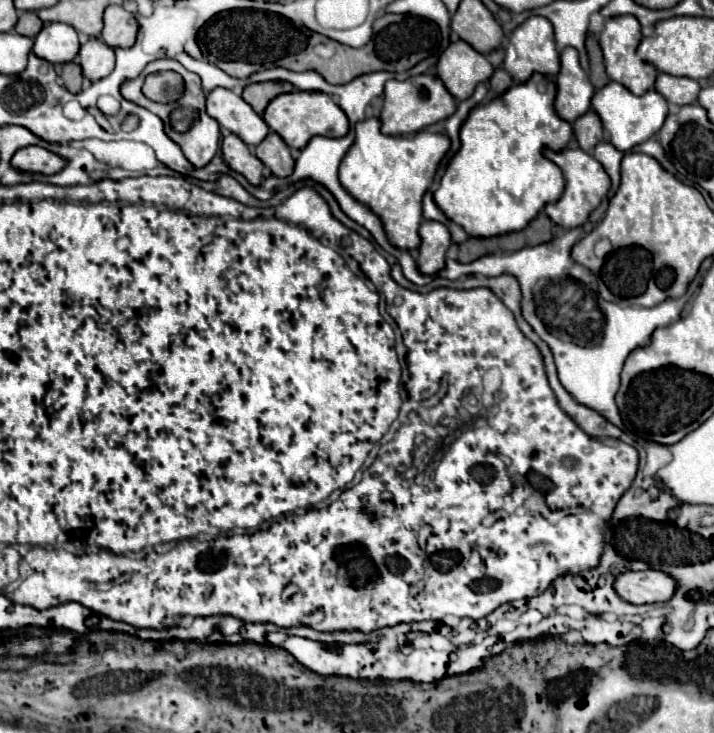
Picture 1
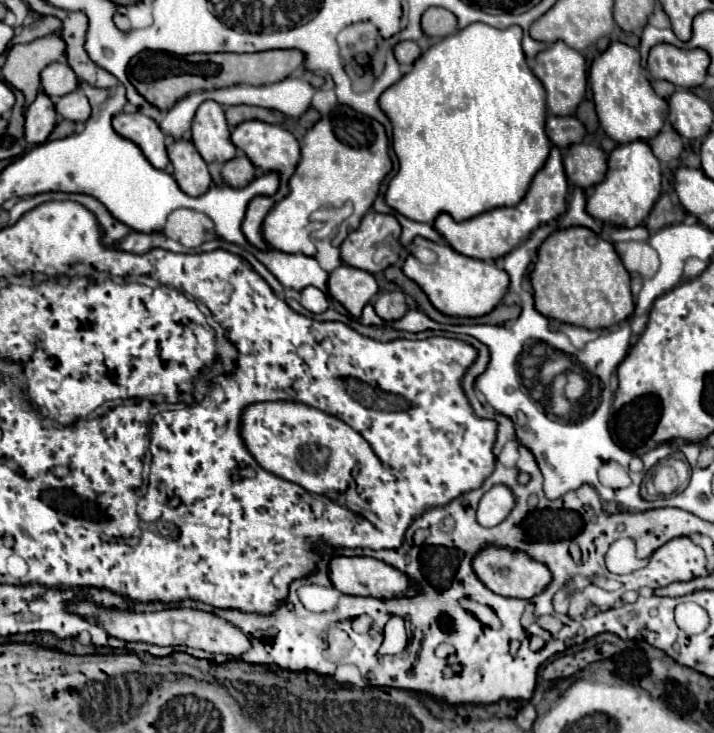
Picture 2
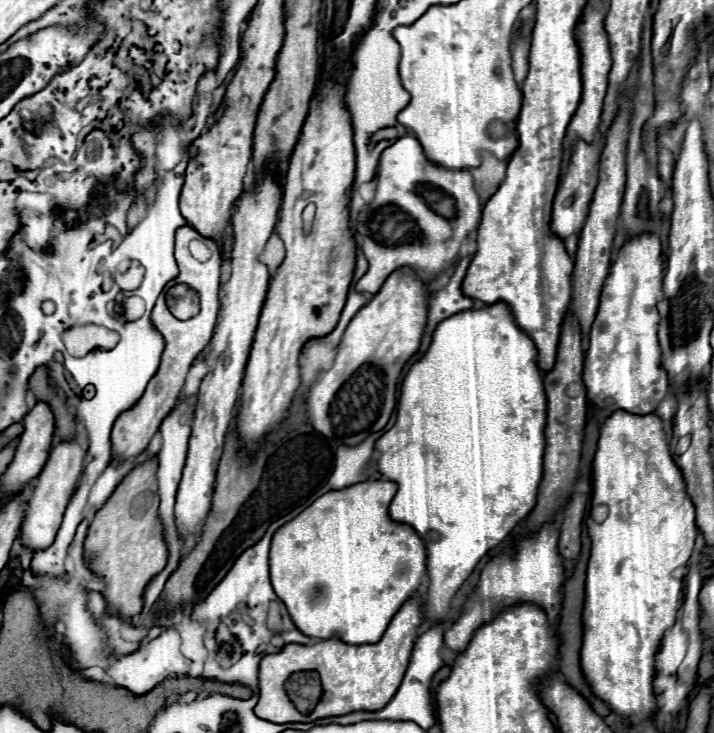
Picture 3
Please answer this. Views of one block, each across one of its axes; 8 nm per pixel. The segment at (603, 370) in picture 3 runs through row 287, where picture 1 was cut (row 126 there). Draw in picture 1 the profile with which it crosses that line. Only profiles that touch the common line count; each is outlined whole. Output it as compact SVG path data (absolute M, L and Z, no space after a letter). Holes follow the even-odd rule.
M608 82L604 88L596 90L592 96L592 108L598 112L604 128L610 132L610 142L622 152L628 152L630 148L654 136L662 128L668 114L668 102L656 90L648 90L646 94L636 96L618 82Z

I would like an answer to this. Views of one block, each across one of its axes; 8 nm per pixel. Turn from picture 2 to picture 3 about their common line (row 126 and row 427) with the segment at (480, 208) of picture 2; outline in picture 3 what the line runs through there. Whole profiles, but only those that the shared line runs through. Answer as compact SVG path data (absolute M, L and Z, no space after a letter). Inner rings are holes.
M506 304L466 310L436 326L430 348L402 380L396 424L376 442L380 452L378 472L398 484L398 492L390 502L390 518L412 526L428 550L430 586L424 598L424 618L430 626L448 618L454 594L480 558L496 548L536 506L544 426L546 396L536 366L536 346L516 326Z

